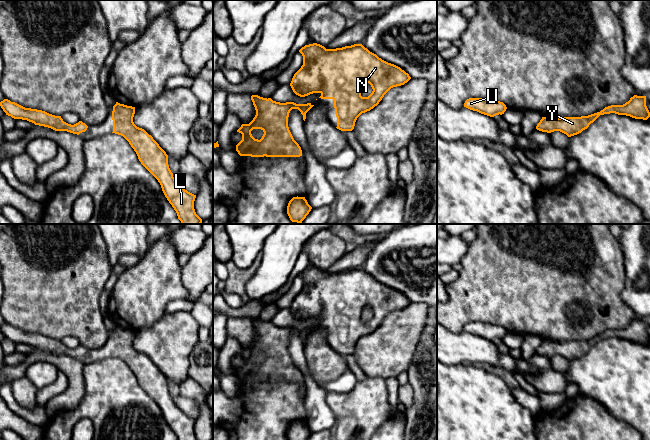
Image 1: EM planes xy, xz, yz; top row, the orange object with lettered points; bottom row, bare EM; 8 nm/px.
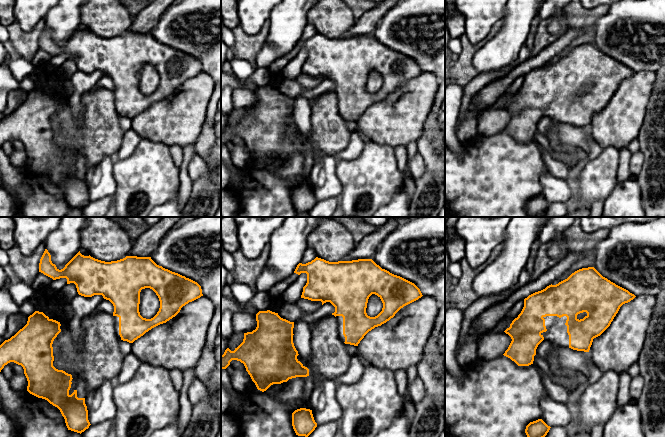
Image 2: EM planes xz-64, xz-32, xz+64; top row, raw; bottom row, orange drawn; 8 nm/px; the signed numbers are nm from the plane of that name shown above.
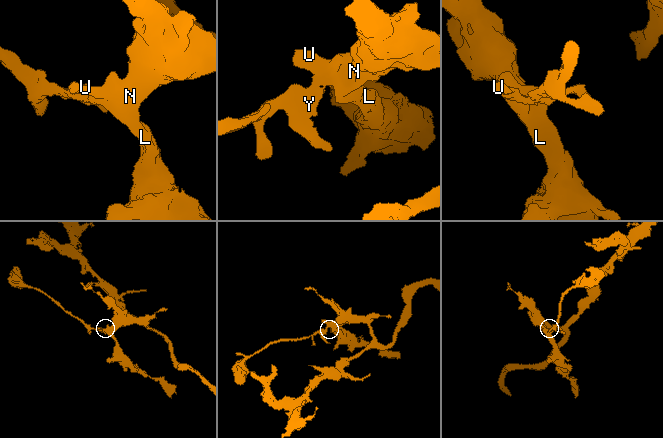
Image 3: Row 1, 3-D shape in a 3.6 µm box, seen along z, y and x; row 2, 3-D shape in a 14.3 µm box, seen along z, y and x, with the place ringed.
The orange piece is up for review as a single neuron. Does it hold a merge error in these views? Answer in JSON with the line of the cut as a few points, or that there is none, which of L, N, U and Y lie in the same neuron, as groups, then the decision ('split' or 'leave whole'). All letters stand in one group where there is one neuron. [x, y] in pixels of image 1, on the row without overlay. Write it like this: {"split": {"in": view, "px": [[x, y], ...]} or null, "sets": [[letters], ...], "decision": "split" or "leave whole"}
{"split": null, "sets": [["L", "N", "U", "Y"]], "decision": "leave whole"}

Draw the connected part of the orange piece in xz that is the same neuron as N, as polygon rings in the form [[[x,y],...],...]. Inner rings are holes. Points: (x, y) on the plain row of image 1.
[[[313,267],[305,269],[299,276],[303,280],[303,289],[290,307],[293,316],[300,321],[320,317],[321,323],[333,323],[337,341],[336,352],[341,355],[352,355],[362,337],[377,330],[391,312],[404,309],[411,303],[400,291],[382,284],[362,268],[326,273]],[[366,307],[371,309],[373,315],[368,321],[362,321],[362,312]]]

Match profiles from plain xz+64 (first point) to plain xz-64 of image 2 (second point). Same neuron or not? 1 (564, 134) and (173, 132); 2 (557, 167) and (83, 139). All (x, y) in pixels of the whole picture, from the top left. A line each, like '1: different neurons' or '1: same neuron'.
1: different neurons
2: different neurons

